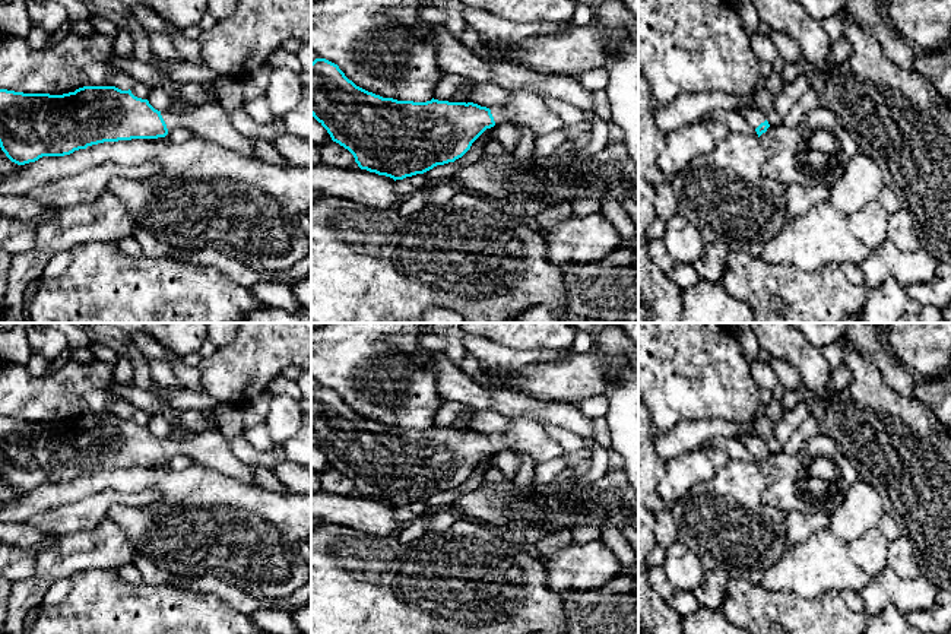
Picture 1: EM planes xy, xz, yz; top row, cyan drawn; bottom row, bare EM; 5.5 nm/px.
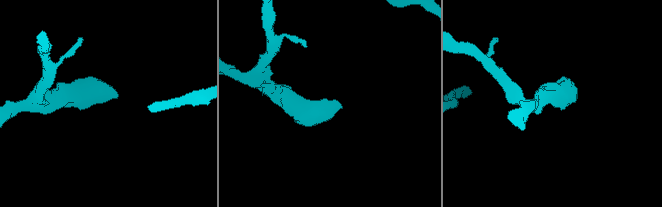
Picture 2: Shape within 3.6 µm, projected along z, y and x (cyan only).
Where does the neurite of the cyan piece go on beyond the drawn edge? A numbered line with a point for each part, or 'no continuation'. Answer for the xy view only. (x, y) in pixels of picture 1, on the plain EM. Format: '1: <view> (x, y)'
1: xy (209, 447)

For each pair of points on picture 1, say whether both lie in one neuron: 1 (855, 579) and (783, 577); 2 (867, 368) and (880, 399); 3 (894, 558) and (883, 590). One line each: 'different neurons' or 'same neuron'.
1: same neuron
2: same neuron
3: different neurons

